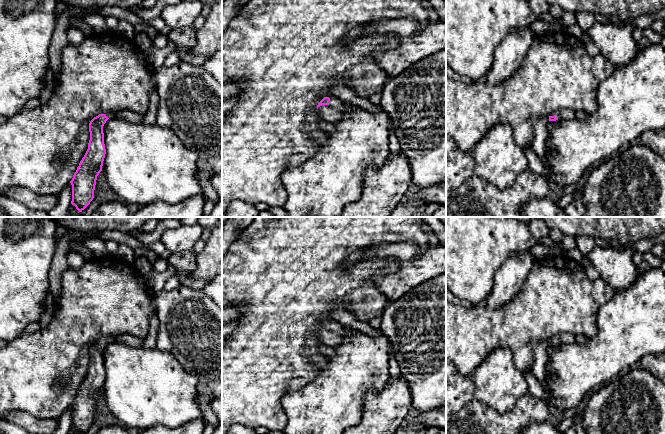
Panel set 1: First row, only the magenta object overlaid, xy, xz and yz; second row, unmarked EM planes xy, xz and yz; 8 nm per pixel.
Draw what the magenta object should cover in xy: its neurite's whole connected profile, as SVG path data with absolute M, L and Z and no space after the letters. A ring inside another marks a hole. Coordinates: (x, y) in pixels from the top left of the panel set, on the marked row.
M116 112L99 114L89 123L90 140L88 149L70 181L72 185L71 204L82 212L93 200L97 176L102 171L106 154L103 126Z

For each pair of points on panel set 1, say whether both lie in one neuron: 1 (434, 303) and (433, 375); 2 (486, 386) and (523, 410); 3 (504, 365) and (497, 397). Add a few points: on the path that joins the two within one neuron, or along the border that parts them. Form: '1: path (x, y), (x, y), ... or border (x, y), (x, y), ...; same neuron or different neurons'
1: path (434, 321), (433, 346), (429, 350), (432, 357); same neuron
2: border (527, 391), (508, 411), (497, 413), (492, 409); different neurons
3: path (498, 373), (498, 389); same neuron

